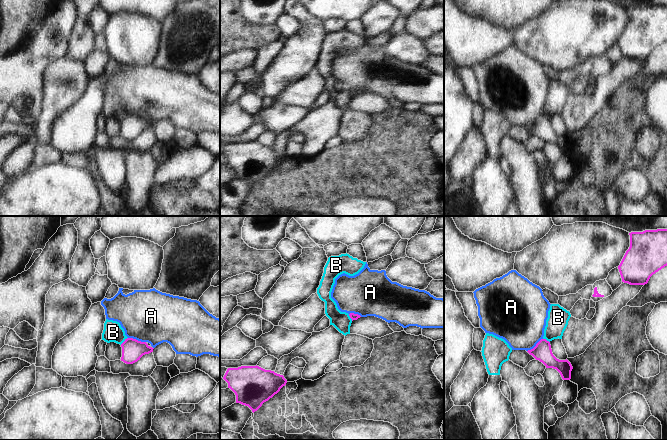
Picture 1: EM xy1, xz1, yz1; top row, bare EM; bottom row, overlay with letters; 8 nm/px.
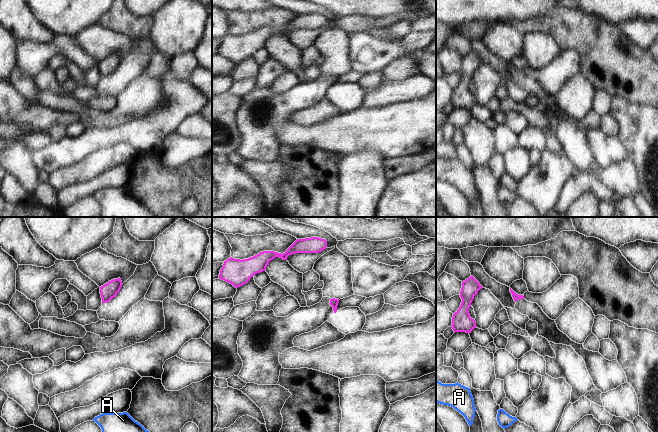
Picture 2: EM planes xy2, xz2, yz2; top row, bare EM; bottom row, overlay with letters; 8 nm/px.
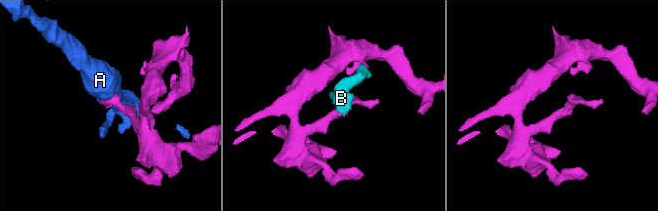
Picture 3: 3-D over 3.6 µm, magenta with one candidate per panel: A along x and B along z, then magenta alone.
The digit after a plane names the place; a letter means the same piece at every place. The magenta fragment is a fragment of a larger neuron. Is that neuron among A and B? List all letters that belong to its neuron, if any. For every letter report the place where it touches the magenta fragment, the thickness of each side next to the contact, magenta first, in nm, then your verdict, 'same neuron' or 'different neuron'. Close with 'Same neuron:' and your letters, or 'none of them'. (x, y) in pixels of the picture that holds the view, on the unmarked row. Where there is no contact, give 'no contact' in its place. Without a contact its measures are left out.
A: meets magenta in xy1 at (137, 116); 180 nm thick on the magenta side, 420 nm on the other; different neuron
B: meets magenta in xy1 at (124, 117); 180 nm thick on the magenta side, 160 nm on the other; different neuron
Same neuron: none of them

